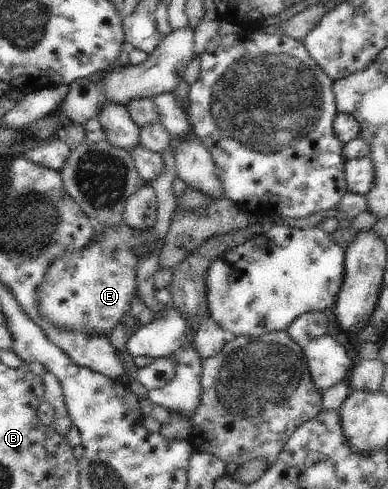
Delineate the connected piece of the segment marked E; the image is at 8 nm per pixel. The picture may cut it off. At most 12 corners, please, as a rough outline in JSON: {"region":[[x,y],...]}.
{"region":[[124,219],[52,260],[37,310],[110,337],[158,233]]}

